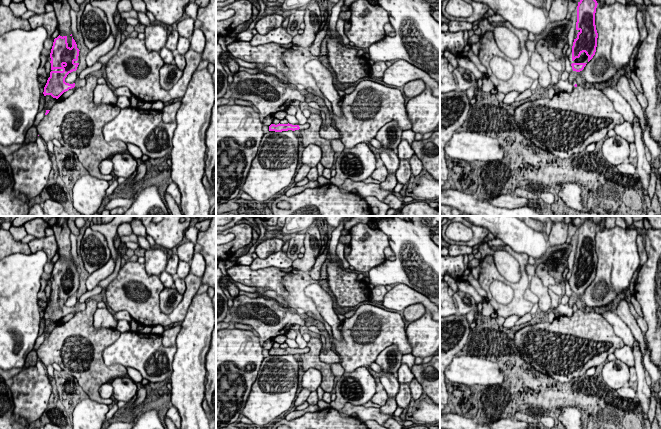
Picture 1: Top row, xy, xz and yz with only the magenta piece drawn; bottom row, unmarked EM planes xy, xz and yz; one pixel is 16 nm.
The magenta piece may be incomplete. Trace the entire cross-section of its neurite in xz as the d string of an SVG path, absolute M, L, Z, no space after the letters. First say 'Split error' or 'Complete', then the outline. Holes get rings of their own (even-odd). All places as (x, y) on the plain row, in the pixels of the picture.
Split error. M306 347L304 349L292 349L292 348L271 348L269 350L269 355L275 355L275 356L282 356L282 355L288 355L288 354L292 354L292 355L295 355L295 354L304 354L304 353L307 353L309 352L309 348Z

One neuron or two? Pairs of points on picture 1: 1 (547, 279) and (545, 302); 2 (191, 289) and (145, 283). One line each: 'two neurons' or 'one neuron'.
1: two neurons
2: one neuron

